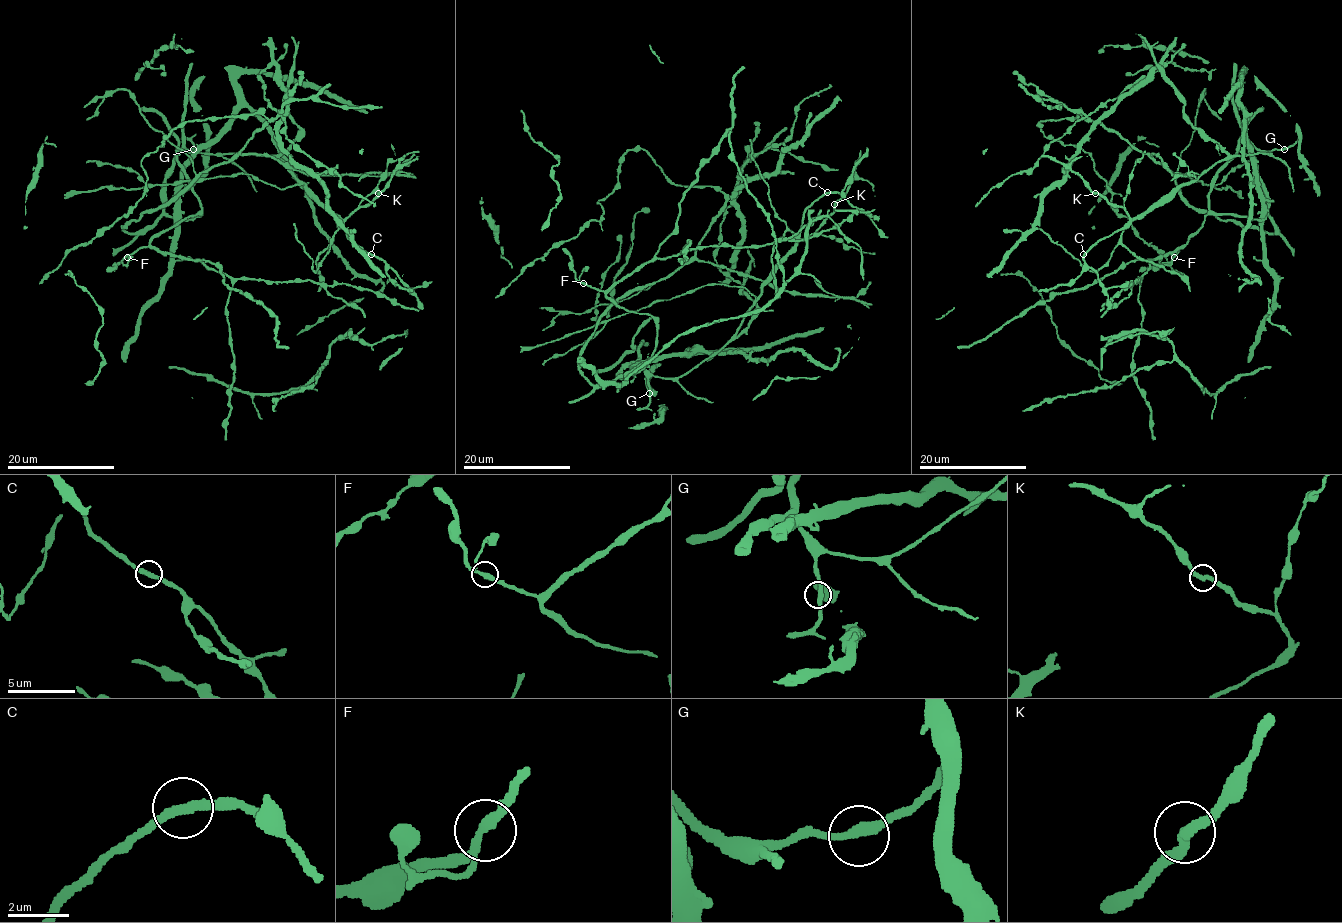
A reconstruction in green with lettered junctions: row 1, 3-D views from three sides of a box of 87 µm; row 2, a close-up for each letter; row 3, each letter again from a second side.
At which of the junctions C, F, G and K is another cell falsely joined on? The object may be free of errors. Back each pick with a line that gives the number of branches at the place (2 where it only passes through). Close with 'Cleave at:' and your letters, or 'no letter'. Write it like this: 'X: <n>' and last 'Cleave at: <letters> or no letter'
Cleave at: no letter

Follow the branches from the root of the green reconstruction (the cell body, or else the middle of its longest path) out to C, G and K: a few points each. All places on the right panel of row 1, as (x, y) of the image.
C: (1195, 210), (1274, 233), (1253, 149), (1269, 154), (1227, 156), (1176, 186), (1083, 254)
G: (1195, 210), (1274, 233), (1276, 223), (1266, 213), (1264, 183), (1253, 149), (1284, 149)
K: (1195, 210), (1274, 233), (1253, 149), (1269, 154), (1227, 156), (1132, 218), (1094, 192)

